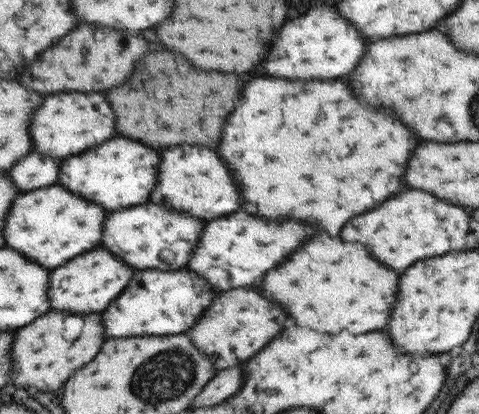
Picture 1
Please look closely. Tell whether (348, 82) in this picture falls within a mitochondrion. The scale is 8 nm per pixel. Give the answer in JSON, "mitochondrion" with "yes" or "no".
{"mitochondrion":"no"}

